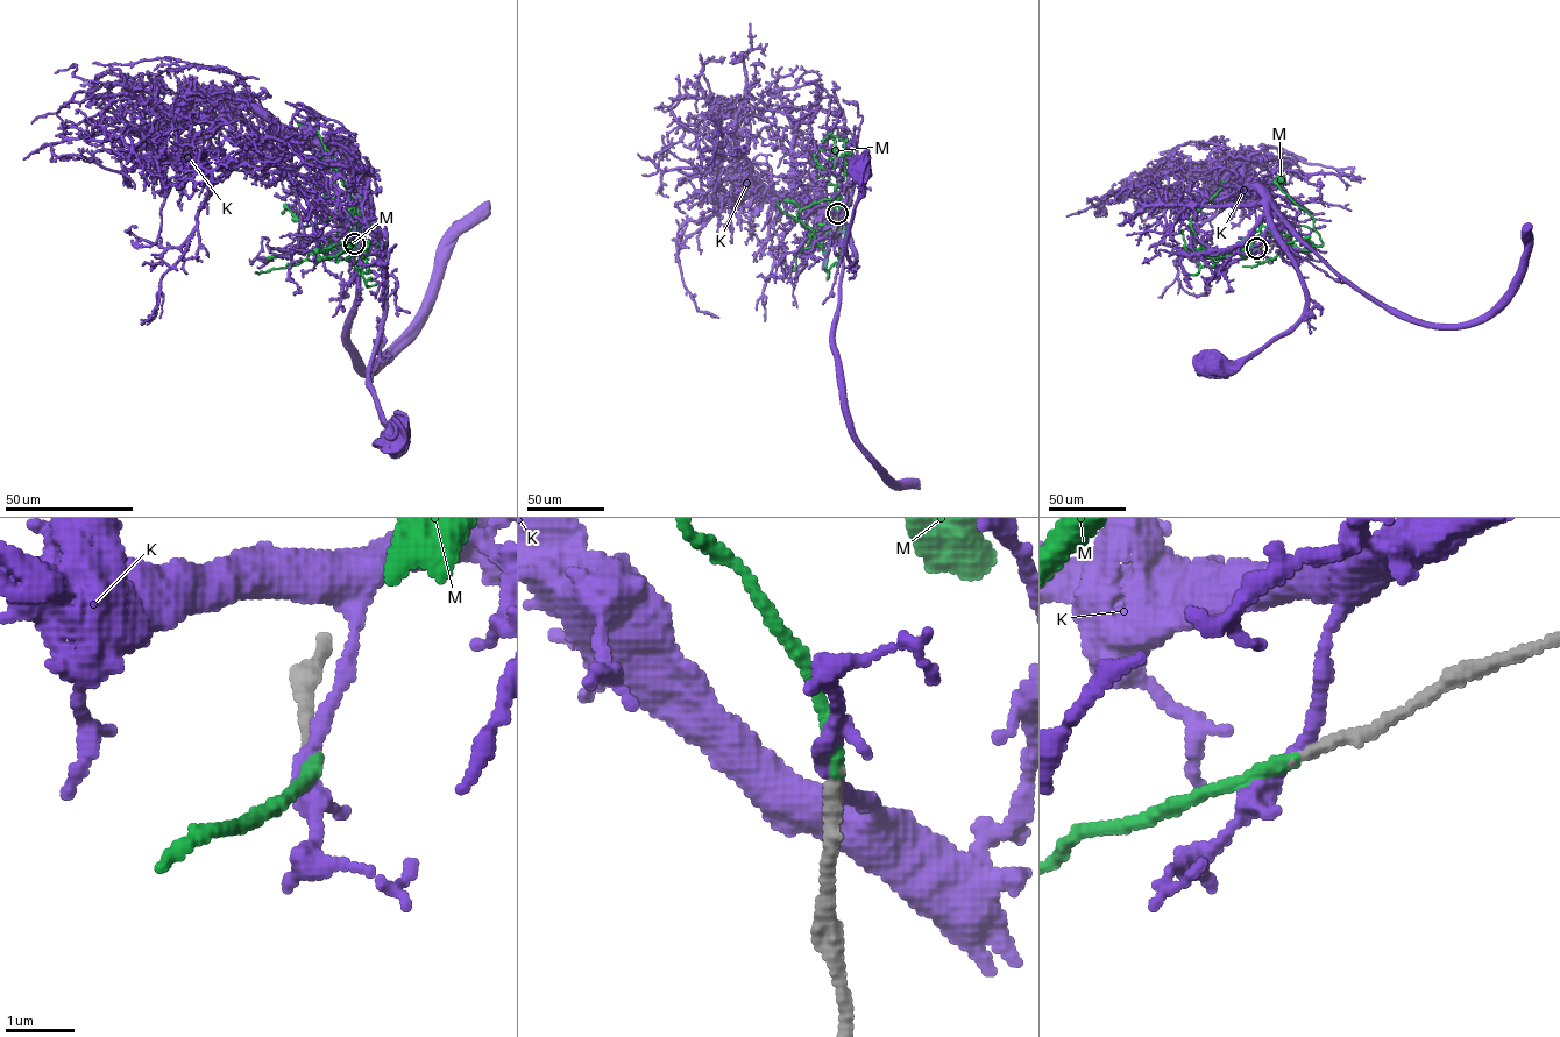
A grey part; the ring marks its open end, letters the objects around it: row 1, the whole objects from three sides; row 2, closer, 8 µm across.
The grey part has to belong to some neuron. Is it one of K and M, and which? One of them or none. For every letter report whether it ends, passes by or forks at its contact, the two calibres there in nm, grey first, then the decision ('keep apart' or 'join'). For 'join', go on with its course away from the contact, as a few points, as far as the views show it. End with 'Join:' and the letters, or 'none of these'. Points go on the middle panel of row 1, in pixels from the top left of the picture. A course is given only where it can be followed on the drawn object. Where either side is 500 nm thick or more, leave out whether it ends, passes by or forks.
K: it passes by; 200 nm thick on the grey side, 200 nm on the other; keep apart
M: it ends there; 190 nm thick on the grey side, 200 nm on the other; join; it runs (837, 214), (832, 205), (838, 206), (839, 214), (827, 248), (827, 279), (818, 238), (813, 233), (807, 238)
Join: M

